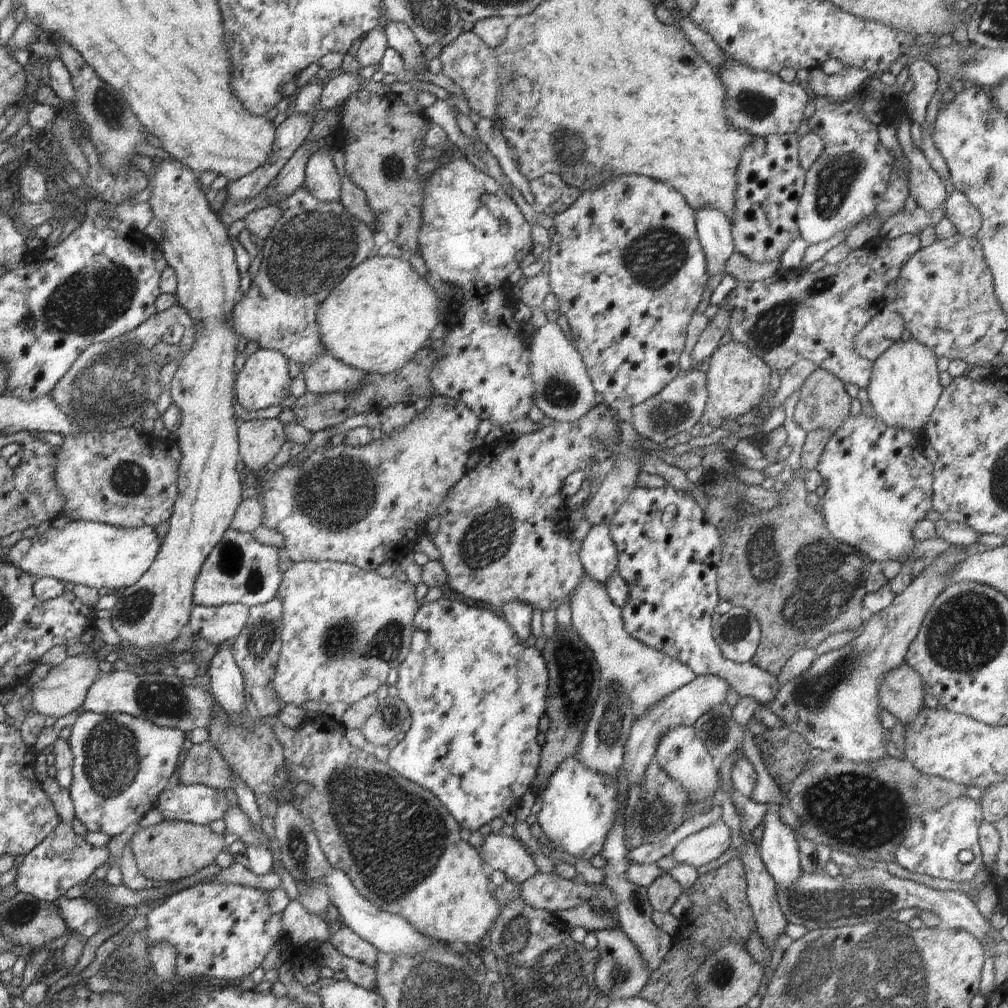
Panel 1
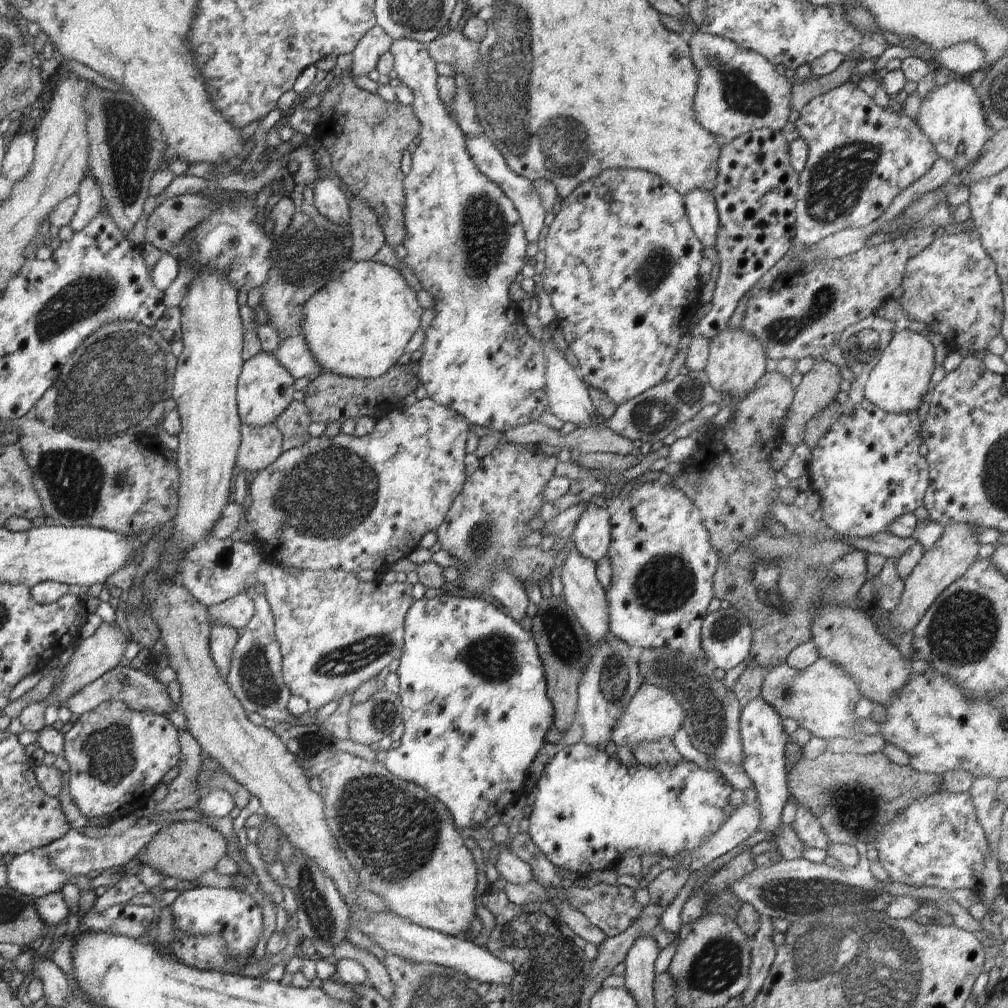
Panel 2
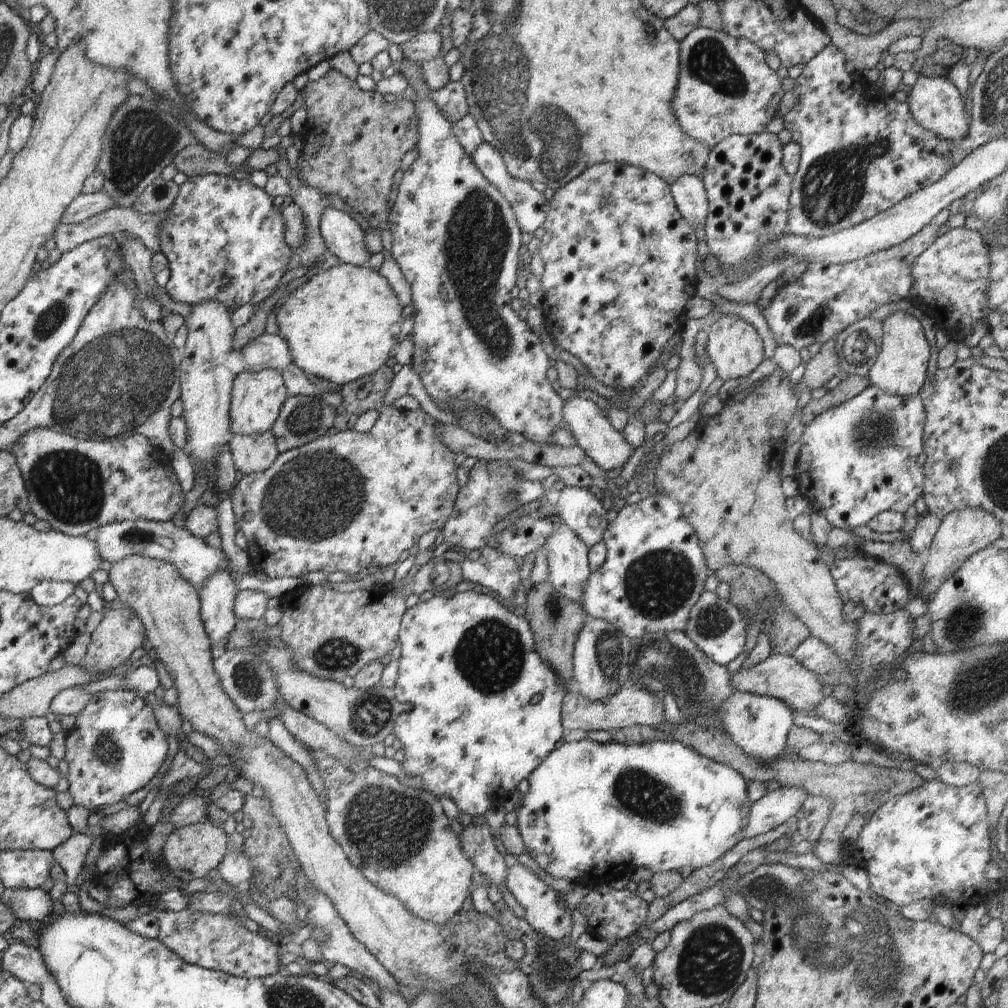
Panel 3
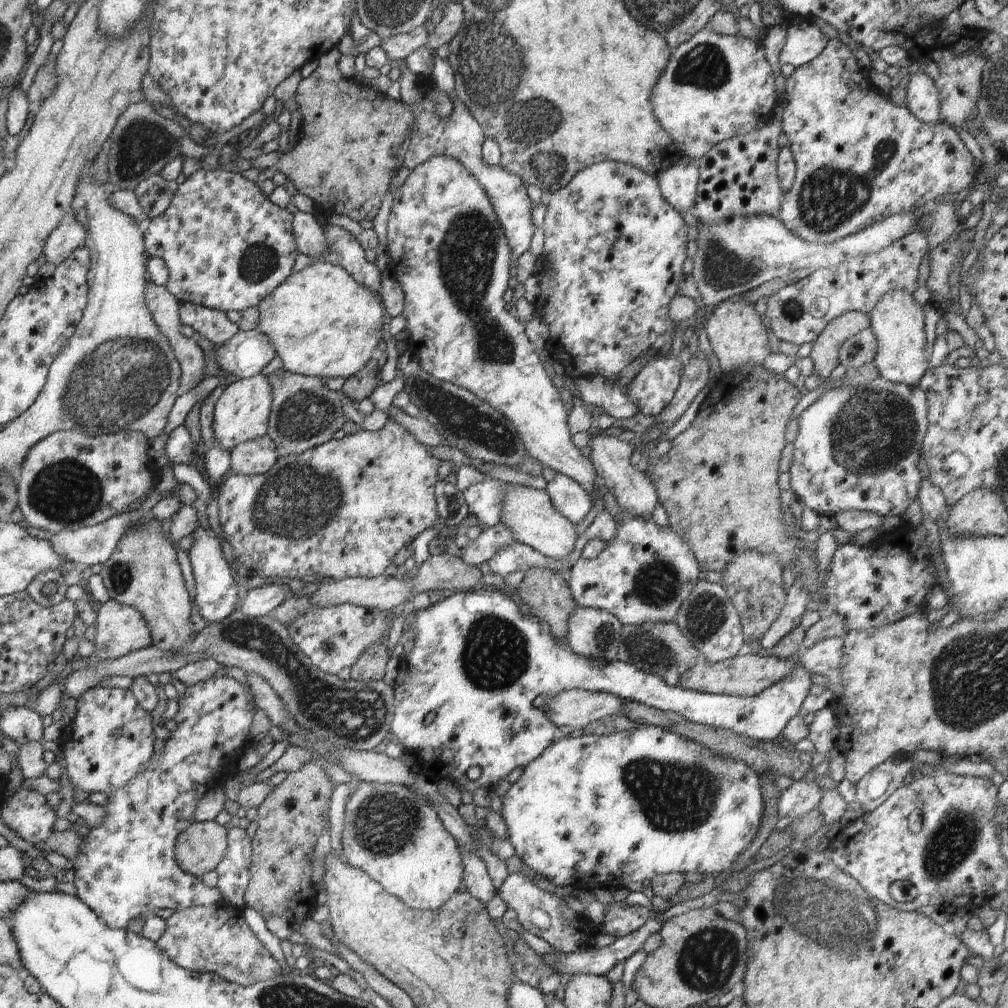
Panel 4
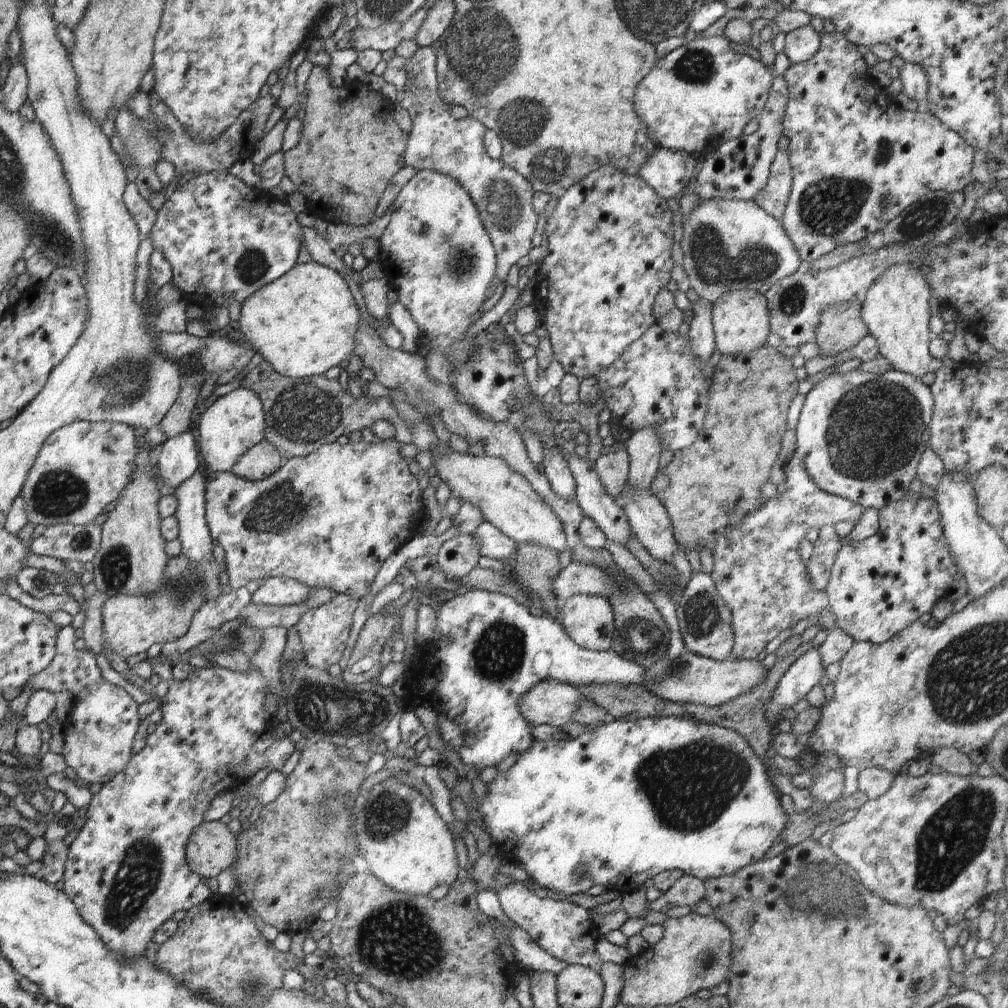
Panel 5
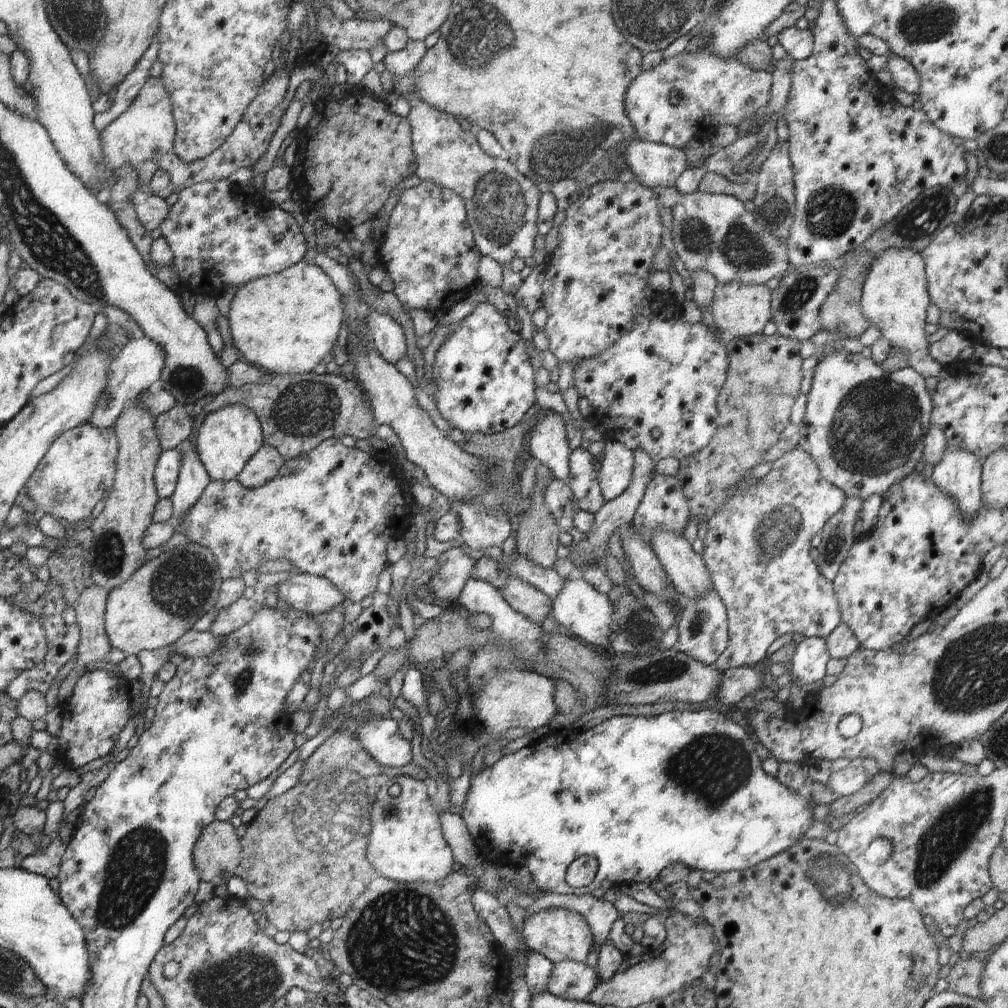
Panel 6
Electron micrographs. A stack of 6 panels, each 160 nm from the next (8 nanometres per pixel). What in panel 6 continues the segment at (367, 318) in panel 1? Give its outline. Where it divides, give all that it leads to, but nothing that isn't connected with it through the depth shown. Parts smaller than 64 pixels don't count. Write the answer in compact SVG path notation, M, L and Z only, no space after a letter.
M303 260L277 272L276 274L255 278L254 280L238 287L238 290L236 290L230 304L227 318L230 336L233 336L233 345L238 348L238 352L244 360L256 365L268 373L271 373L272 375L310 373L313 368L322 361L326 354L332 353L332 347L338 338L340 326L342 326L342 322L345 320L345 311L342 309L342 298L343 296L337 289L337 286L328 278L328 275L321 268L318 268L316 265L306 263Z

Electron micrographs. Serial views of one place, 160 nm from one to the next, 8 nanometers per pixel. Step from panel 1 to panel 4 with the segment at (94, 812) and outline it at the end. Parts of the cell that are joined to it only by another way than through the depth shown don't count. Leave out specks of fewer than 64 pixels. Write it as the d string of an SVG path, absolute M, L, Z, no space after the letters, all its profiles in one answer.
M92 687L77 698L76 717L71 721L72 738L62 750L66 774L73 786L73 794L88 796L93 792L104 792L110 796L117 788L123 787L134 776L144 770L154 752L154 732L151 715L146 712L130 690L118 687Z

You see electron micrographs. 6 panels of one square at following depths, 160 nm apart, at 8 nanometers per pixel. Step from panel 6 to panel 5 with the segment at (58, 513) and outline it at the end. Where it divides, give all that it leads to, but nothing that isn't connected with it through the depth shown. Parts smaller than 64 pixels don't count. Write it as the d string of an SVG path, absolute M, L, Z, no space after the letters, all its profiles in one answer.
M74 421L54 431L41 446L21 490L29 522L48 527L94 522L127 485L136 451L135 432L124 423Z

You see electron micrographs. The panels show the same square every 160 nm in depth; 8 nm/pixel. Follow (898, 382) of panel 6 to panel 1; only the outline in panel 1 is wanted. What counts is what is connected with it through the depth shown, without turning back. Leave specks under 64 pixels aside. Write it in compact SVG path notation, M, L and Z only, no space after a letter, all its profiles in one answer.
M861 413L859 416L848 416L847 419L844 419L844 424L838 428L838 432L832 434L830 441L826 444L826 448L824 448L822 456L820 456L820 462L816 466L816 470L822 477L822 484L826 486L826 494L822 496L822 512L832 537L851 548L856 548L856 551L860 552L865 559L872 561L874 564L880 565L889 561L912 564L910 558L908 558L908 552L912 552L916 548L916 544L918 544L916 536L912 534L912 528L916 528L916 524L921 519L926 519L926 514L933 509L933 464L928 458L923 456L923 449L924 441L921 436L913 435L902 428L890 428L876 415L865 416Z

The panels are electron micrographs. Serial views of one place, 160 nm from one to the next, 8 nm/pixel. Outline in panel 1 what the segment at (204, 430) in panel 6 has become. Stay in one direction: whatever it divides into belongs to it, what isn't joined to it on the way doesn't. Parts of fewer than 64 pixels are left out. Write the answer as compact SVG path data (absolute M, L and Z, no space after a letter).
M257 349L247 357L240 372L235 374L234 389L238 402L248 412L282 404L285 398L291 396L292 379L289 373L288 358L282 352L273 349Z

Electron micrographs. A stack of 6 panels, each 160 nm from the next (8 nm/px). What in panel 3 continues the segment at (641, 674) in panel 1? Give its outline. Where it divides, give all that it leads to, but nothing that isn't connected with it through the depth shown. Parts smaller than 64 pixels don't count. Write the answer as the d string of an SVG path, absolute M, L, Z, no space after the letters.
M560 523L540 550L546 552L550 584L566 598L581 604L583 588L591 571L586 544L566 524Z

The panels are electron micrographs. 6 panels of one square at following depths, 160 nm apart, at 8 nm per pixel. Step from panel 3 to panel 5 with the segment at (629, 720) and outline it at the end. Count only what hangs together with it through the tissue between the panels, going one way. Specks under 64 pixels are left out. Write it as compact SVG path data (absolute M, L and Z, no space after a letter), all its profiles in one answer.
M541 680L519 700L520 714L532 726L562 726L573 720L573 712L585 697L574 685Z

